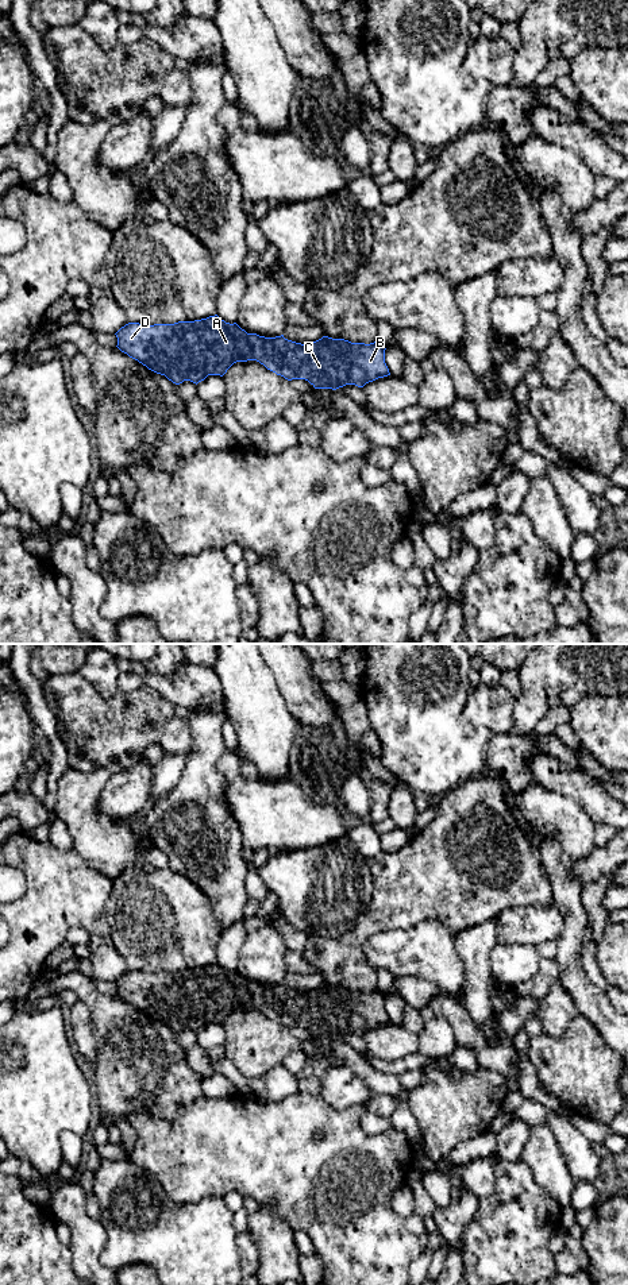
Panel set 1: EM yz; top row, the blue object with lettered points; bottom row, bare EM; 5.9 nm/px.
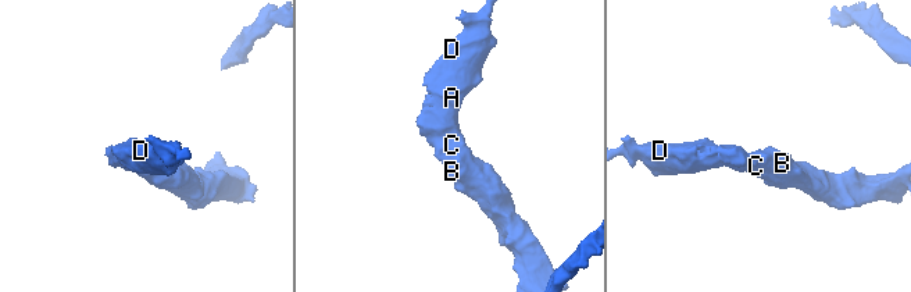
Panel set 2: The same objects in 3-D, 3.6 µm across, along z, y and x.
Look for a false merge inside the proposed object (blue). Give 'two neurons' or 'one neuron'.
one neuron

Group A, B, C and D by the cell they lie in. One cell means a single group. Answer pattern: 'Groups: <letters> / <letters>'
Groups: A B C D

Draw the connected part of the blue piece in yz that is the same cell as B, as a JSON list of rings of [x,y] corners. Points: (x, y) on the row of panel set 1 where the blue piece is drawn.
[[[217,315],[194,321],[146,325],[128,323],[116,333],[117,348],[149,370],[165,375],[176,385],[184,381],[199,383],[208,375],[223,377],[236,362],[257,360],[288,381],[305,379],[315,389],[336,390],[346,385],[363,387],[366,383],[390,375],[385,363],[385,347],[378,341],[351,343],[323,336],[305,344],[281,336],[265,337],[247,333],[236,323],[230,324]]]

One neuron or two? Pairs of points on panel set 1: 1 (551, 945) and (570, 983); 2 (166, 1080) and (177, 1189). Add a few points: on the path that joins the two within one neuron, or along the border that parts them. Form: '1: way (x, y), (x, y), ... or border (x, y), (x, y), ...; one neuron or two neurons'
1: border (557, 938), (555, 957); two neurons
2: border (195, 1100), (182, 1104), (173, 1119), (139, 1114); two neurons

